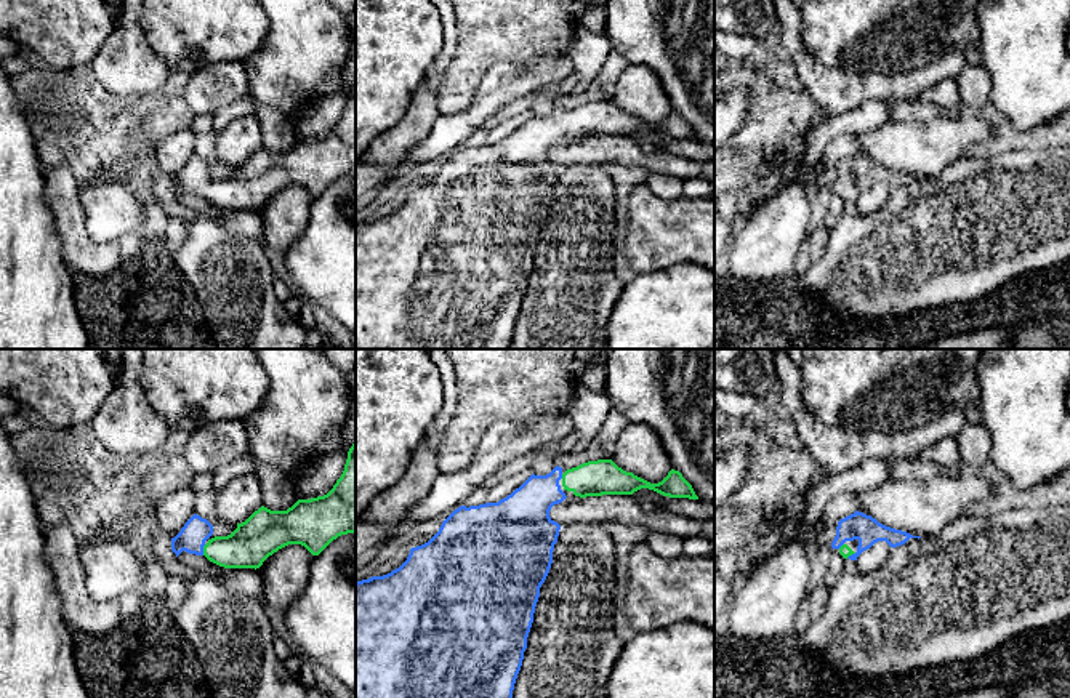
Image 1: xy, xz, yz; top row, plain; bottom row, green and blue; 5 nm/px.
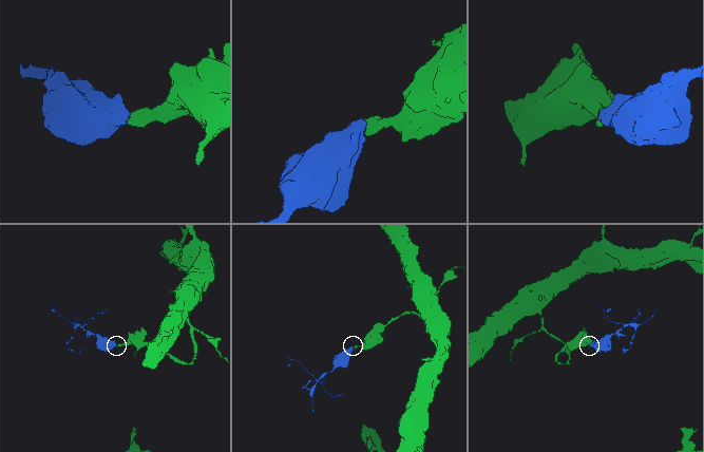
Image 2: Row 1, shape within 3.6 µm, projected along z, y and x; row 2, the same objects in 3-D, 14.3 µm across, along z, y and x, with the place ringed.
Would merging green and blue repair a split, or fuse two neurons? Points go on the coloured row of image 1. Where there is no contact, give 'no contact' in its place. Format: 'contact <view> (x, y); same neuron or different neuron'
contact xy (204, 549); same neuron

